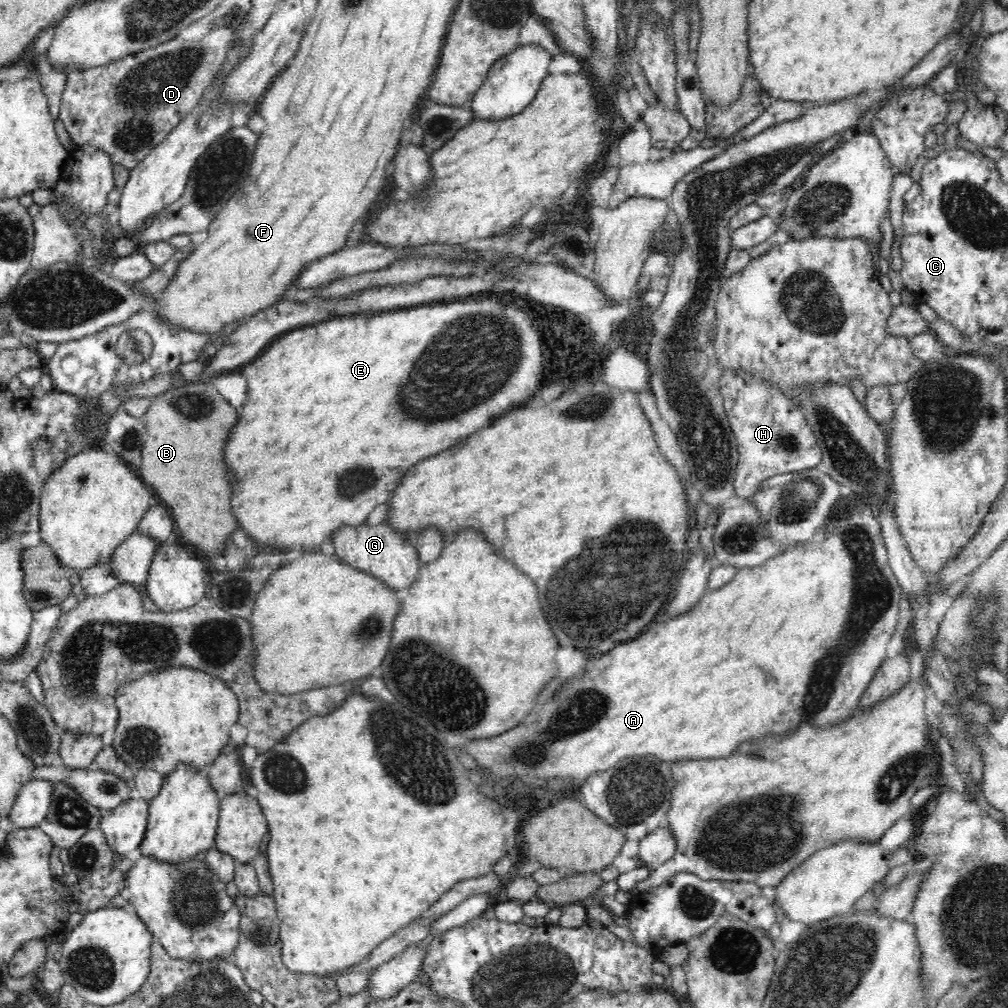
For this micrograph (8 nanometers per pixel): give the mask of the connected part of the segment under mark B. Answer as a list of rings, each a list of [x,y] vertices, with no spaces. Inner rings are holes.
[[[202,380],[172,386],[165,393],[156,395],[143,419],[148,432],[142,444],[142,464],[137,473],[151,488],[158,502],[168,506],[173,514],[173,520],[178,523],[182,538],[196,545],[210,558],[223,557],[232,540],[232,534],[240,529],[233,510],[236,474],[226,464],[226,456],[224,456],[228,438],[232,434],[232,428],[238,424],[240,414],[236,412],[236,408],[230,406],[228,399],[224,398],[210,383]]]

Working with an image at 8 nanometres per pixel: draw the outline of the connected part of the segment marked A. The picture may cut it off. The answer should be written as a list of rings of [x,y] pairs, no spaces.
[[[862,504],[860,510],[854,510],[848,518],[838,520],[834,524],[834,530],[825,536],[818,548],[810,544],[798,543],[781,550],[779,554],[772,556],[762,565],[737,569],[736,574],[724,586],[717,589],[706,589],[702,598],[690,612],[677,616],[677,618],[651,624],[646,630],[631,641],[617,644],[606,656],[598,662],[596,670],[590,668],[588,676],[584,680],[570,682],[570,686],[558,694],[556,702],[552,698],[552,704],[542,706],[536,724],[530,726],[516,726],[502,736],[490,737],[484,744],[468,744],[468,752],[482,764],[492,768],[492,775],[500,782],[502,788],[511,785],[516,787],[518,775],[530,775],[532,777],[568,777],[574,780],[574,786],[578,792],[583,782],[594,772],[606,770],[620,762],[620,758],[633,757],[650,753],[662,760],[682,760],[682,758],[718,758],[733,753],[741,742],[762,736],[768,733],[785,733],[799,722],[811,722],[816,726],[825,727],[848,718],[856,712],[857,704],[862,693],[868,688],[876,669],[886,658],[886,646],[894,635],[898,626],[898,612],[900,612],[900,600],[904,599],[902,585],[894,575],[889,564],[888,550],[882,536],[881,521],[878,516],[878,505]]]

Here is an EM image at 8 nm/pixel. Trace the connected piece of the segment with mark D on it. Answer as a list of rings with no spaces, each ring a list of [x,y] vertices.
[[[220,24],[220,28],[214,28],[212,32],[208,32],[202,40],[186,40],[182,44],[178,44],[170,54],[166,52],[166,44],[162,44],[157,48],[152,48],[146,51],[126,55],[121,59],[111,62],[111,64],[104,66],[96,66],[83,71],[70,71],[67,75],[66,88],[61,97],[61,106],[59,108],[59,118],[63,124],[63,127],[68,132],[74,145],[76,147],[86,146],[86,144],[92,144],[112,157],[114,164],[122,164],[124,167],[133,169],[140,161],[144,160],[146,156],[150,155],[150,152],[166,139],[166,135],[178,126],[178,123],[201,101],[202,93],[209,88],[210,84],[214,82],[216,74],[220,71],[220,68],[226,62],[226,53],[232,42],[235,41],[235,35],[232,34],[232,28]]]

